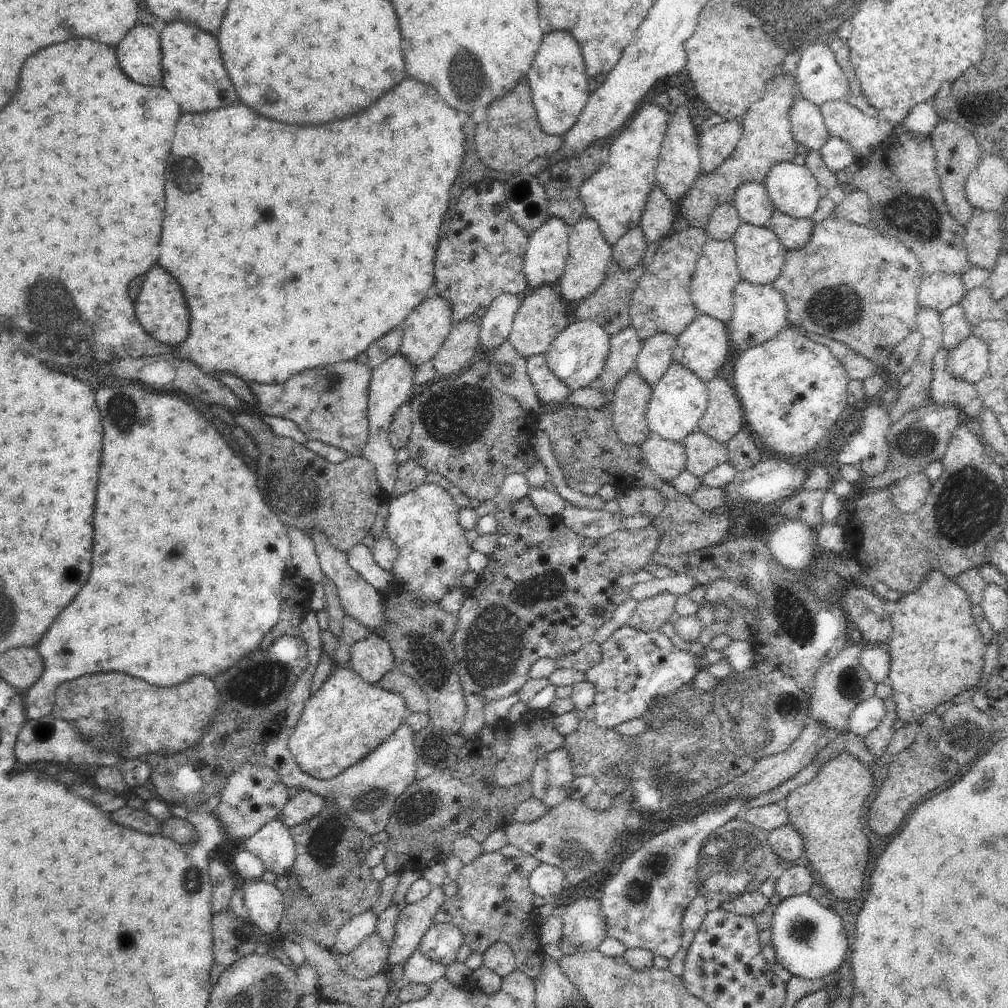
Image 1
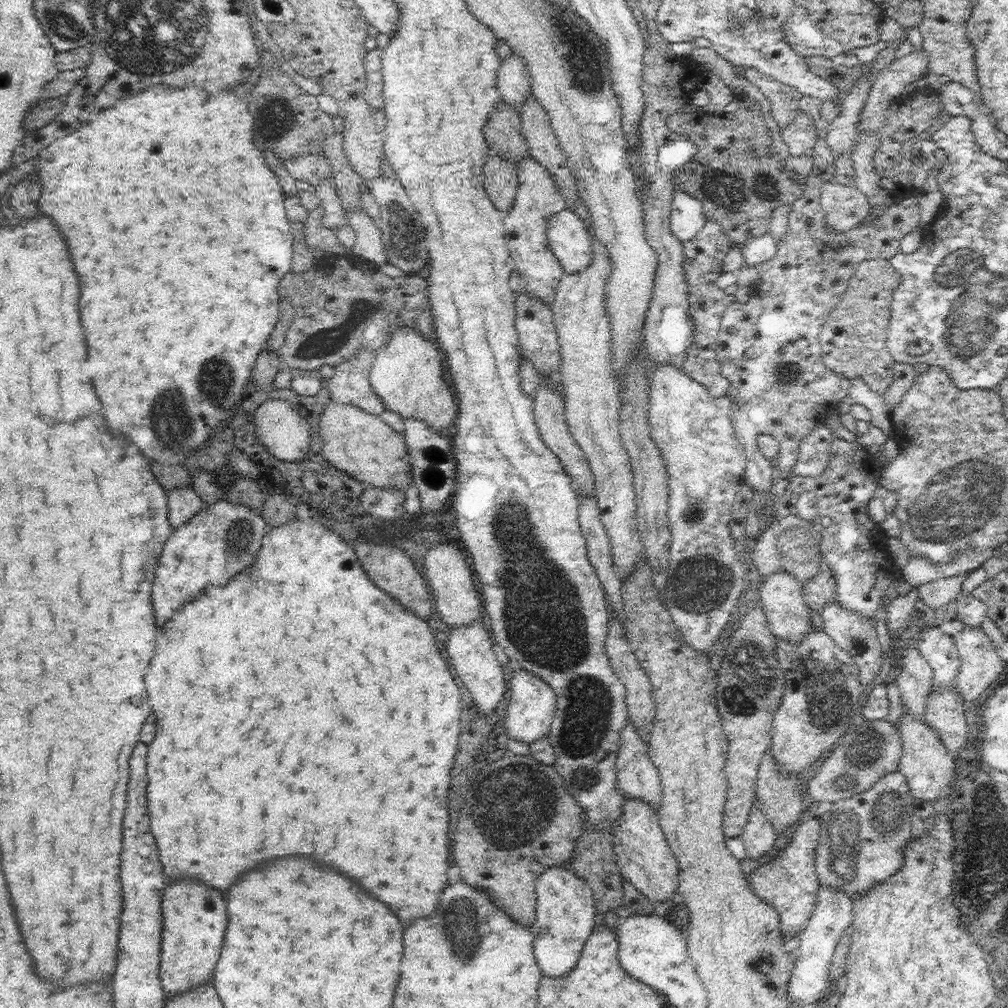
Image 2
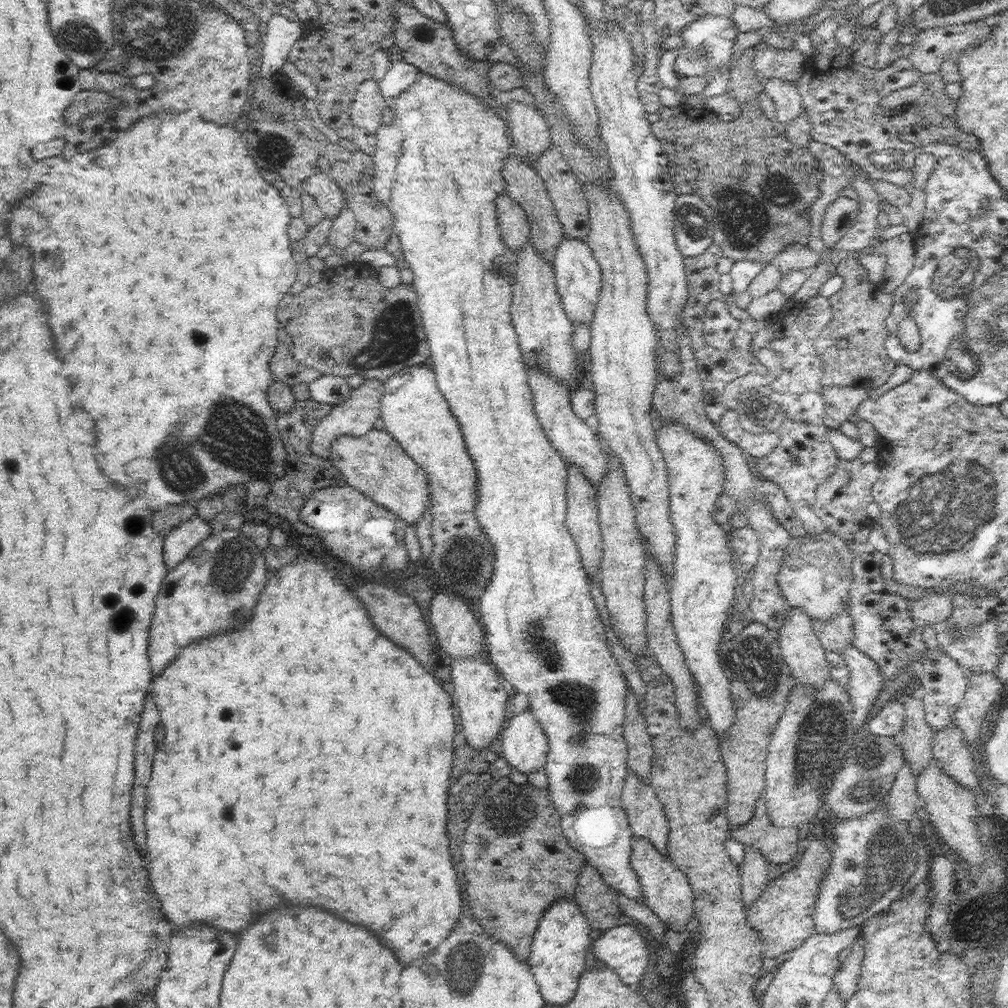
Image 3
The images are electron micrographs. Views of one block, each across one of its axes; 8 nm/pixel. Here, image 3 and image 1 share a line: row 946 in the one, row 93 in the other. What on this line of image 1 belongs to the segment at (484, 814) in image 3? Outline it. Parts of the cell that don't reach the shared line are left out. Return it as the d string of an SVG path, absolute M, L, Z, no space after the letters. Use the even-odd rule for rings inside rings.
M527 78L506 96L493 100L482 122L475 126L477 156L488 168L506 174L517 174L534 158L551 155L559 149L563 136L549 135L541 129Z

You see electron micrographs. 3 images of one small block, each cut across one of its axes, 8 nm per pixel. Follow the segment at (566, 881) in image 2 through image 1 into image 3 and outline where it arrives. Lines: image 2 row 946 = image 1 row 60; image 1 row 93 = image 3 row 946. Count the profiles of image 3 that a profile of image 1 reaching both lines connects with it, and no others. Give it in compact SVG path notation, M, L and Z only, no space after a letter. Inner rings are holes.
M558 897L539 920L538 928L532 941L529 966L542 998L550 1004L566 1004L574 998L578 988L580 976L585 970L585 956L591 947L590 934L593 932L582 909L578 907L575 899Z

